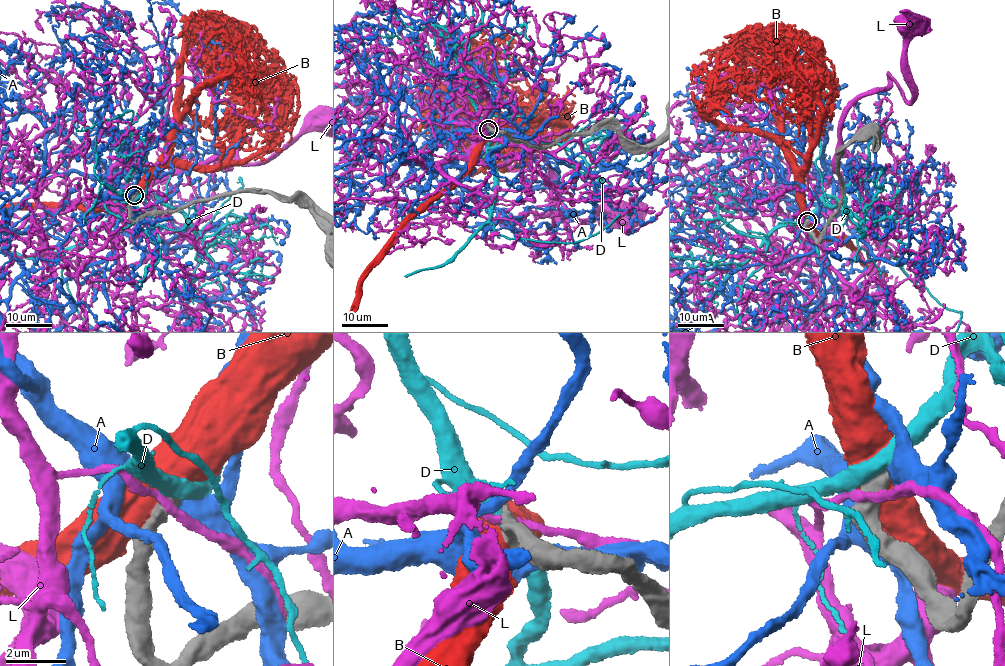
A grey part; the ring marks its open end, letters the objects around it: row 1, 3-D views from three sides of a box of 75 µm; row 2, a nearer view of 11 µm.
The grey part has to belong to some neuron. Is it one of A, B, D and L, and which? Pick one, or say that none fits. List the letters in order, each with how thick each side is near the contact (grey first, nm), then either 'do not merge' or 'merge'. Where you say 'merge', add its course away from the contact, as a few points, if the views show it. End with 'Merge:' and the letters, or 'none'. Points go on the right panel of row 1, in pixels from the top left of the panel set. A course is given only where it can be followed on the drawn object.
A: calibres 550 and 550 nm; do not merge
B: calibres 600 and 550 nm; merge
D: calibres 600 and 500 nm; do not merge
L: calibres 650 and 240 nm; do not merge
Merge: B

